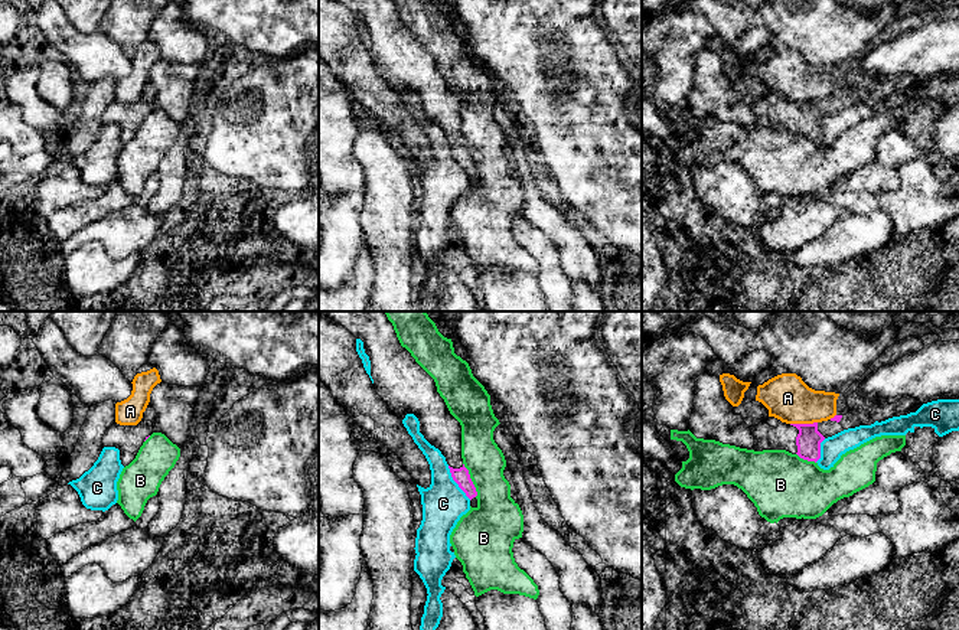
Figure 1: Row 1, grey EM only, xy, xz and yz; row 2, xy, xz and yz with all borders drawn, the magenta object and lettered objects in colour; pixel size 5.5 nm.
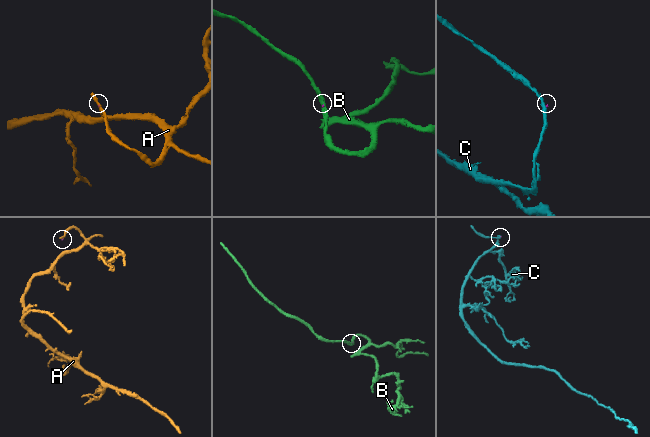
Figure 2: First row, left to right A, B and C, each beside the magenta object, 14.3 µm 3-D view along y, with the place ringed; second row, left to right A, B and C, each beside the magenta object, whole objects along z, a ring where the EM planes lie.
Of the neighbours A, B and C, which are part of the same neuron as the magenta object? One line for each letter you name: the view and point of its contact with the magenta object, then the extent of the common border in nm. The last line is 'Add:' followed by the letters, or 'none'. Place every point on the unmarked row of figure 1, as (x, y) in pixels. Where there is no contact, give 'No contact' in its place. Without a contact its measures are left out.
Add: none

